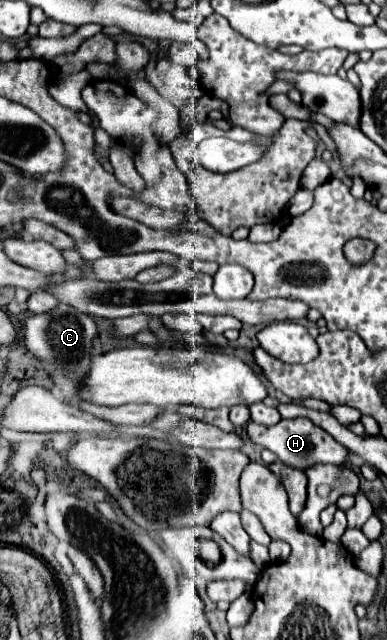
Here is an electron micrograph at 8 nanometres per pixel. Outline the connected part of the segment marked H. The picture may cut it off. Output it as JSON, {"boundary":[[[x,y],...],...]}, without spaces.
{"boundary":[[[296,417],[296,419],[280,419],[276,425],[258,425],[254,421],[250,421],[246,425],[248,431],[248,439],[252,443],[258,443],[262,447],[266,447],[268,451],[272,451],[280,463],[292,467],[292,469],[300,469],[306,471],[312,465],[318,463],[332,463],[332,465],[344,465],[350,449],[336,443],[336,439],[332,439],[330,433],[326,433],[324,429],[320,429],[318,425],[314,425],[312,421],[308,421],[306,417]]]}

